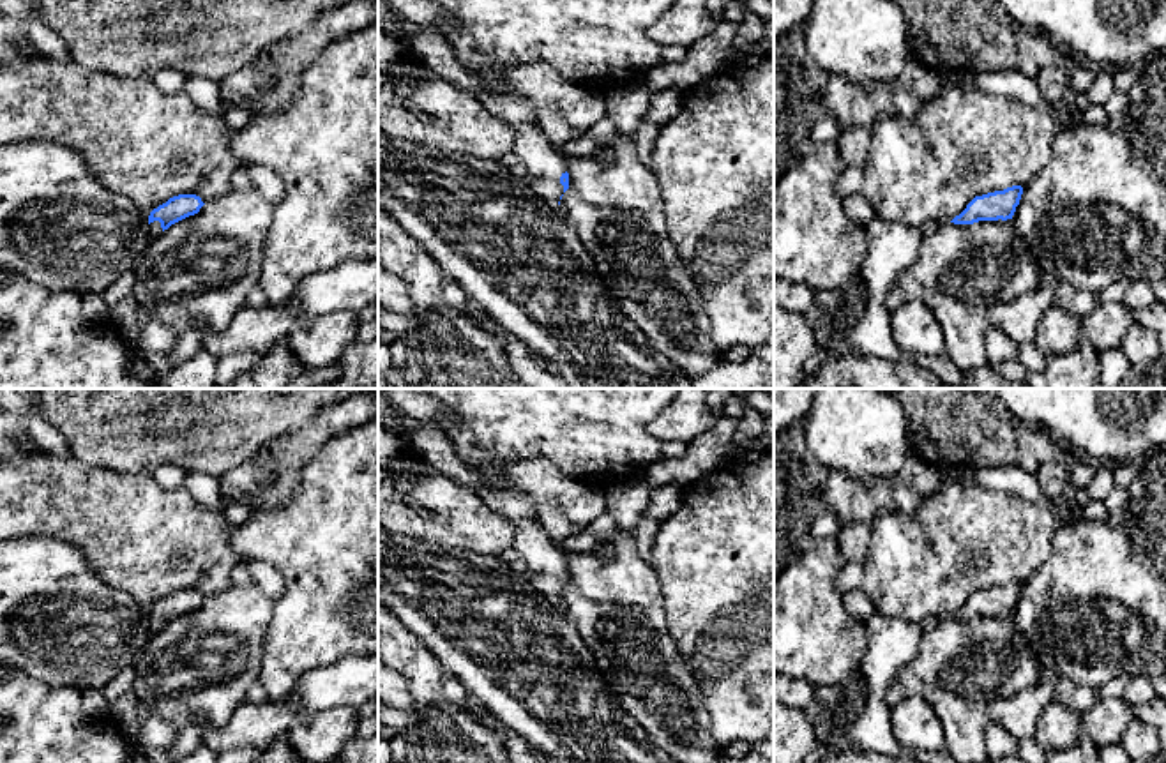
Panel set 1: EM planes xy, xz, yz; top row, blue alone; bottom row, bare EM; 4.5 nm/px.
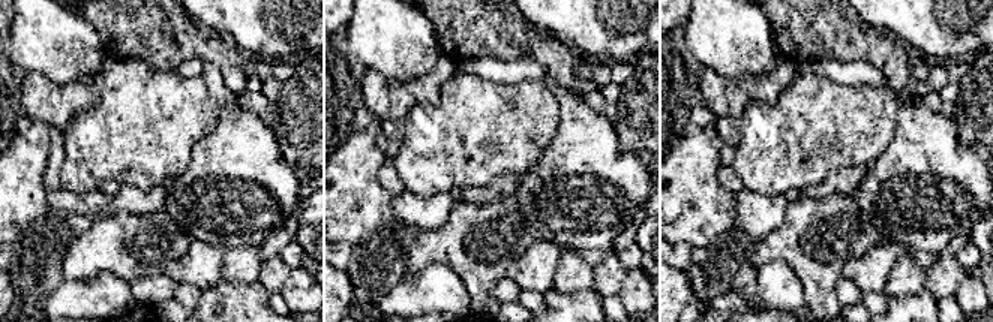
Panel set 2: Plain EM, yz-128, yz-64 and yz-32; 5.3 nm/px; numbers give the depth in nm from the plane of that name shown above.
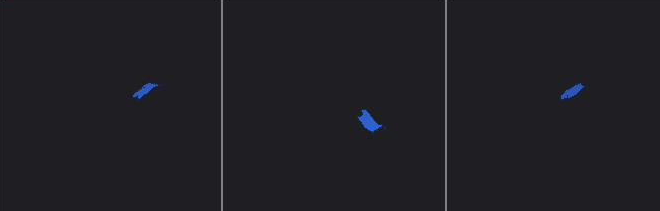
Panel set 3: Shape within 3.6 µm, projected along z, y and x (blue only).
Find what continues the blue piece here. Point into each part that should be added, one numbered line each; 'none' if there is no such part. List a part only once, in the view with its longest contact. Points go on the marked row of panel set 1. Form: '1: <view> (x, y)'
1: xz (545, 166)

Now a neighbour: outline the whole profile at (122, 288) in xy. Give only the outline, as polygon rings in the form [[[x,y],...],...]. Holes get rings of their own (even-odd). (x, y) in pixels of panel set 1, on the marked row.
[[[125,272],[110,288],[104,290],[104,302],[108,307],[117,306],[120,300],[132,295],[136,276],[134,272]]]

